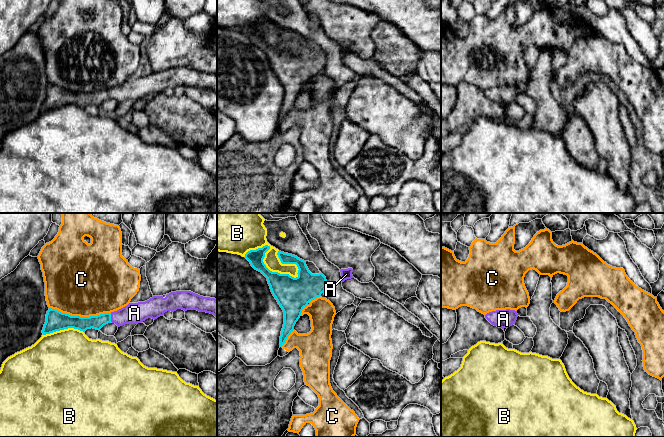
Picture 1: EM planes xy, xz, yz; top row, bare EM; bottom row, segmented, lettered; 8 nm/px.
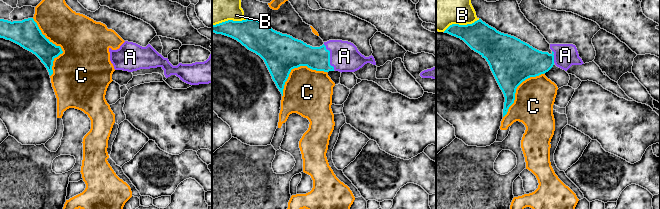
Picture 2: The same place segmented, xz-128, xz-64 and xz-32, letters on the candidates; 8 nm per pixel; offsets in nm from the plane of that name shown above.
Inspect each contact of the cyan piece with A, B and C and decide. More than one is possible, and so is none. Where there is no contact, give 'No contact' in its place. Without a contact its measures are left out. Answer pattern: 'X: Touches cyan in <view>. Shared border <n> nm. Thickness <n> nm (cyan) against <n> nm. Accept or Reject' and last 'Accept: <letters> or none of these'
A: Touches cyan in xy. Shared border 70 nm. Thickness 110 nm (cyan) against 170 nm. Accept
B: Touches cyan in xz. Shared border 480 nm. Thickness 180 nm (cyan) against 240 nm. Reject
C: Touches cyan in xy. Shared border 500 nm. Thickness 160 nm (cyan) against 500 nm. Reject
Accept: A

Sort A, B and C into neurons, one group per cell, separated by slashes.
A / B / C

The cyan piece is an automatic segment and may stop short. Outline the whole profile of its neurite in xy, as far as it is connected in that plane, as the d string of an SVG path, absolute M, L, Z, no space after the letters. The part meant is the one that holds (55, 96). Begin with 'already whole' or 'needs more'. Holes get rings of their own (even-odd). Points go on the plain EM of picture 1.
needs more; M176 67L167 70L165 74L153 72L145 78L129 79L117 87L90 93L71 92L49 84L42 109L46 111L68 104L83 108L91 104L100 106L111 98L118 103L125 100L138 100L148 94L155 96L163 92L165 88L174 88L177 85L206 88L217 94L217 75L203 73L191 67Z

